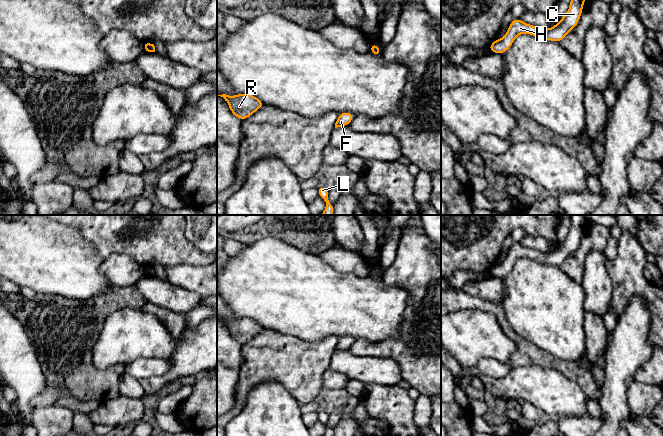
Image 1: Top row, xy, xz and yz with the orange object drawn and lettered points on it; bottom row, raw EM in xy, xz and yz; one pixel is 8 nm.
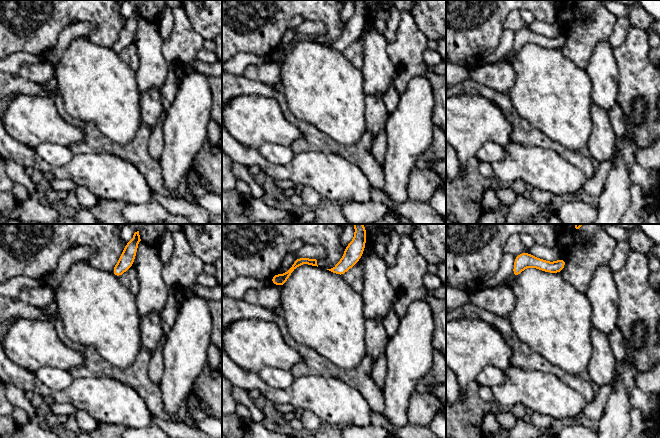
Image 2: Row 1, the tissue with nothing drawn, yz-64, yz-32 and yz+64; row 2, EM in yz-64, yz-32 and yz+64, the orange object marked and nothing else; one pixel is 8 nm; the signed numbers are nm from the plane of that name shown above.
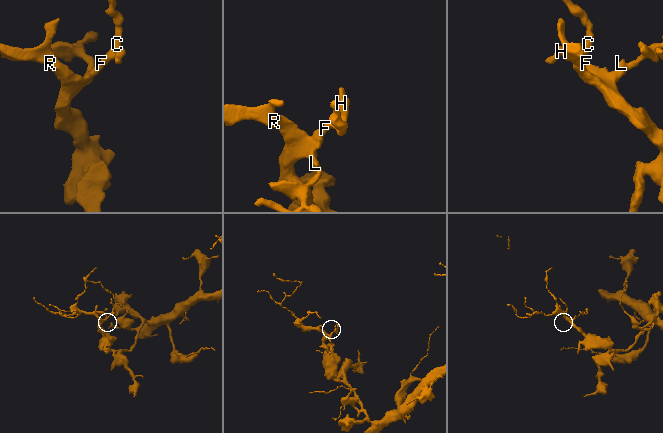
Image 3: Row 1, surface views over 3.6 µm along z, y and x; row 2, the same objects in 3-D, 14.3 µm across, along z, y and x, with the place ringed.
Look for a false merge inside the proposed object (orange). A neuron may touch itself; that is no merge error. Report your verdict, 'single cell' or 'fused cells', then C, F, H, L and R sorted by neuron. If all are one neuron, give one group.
single cell; groups C F H L R

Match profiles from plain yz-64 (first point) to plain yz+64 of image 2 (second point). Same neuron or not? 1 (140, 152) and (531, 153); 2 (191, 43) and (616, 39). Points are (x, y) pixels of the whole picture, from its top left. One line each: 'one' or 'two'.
1: two
2: two

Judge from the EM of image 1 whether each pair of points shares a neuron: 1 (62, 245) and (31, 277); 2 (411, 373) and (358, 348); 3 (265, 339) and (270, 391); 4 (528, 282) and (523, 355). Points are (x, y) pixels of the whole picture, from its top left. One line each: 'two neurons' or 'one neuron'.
1: one neuron
2: one neuron
3: two neurons
4: two neurons

